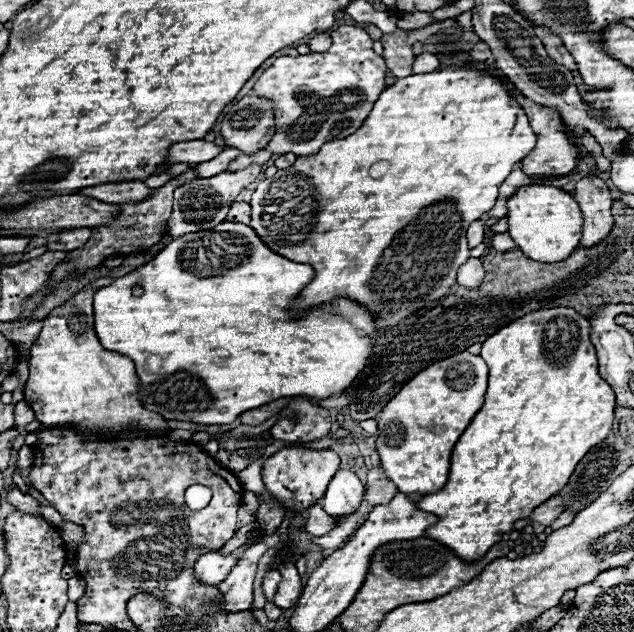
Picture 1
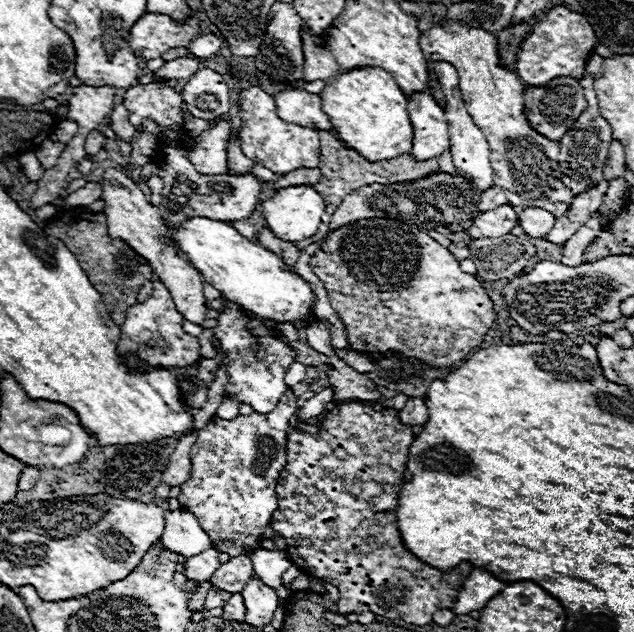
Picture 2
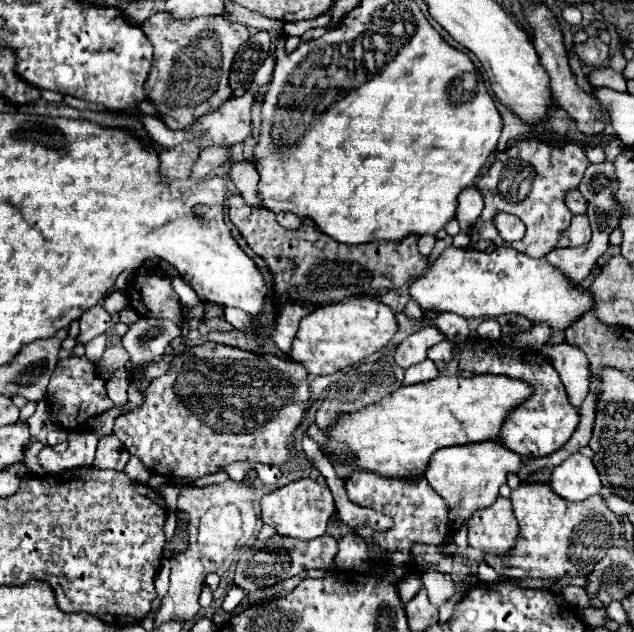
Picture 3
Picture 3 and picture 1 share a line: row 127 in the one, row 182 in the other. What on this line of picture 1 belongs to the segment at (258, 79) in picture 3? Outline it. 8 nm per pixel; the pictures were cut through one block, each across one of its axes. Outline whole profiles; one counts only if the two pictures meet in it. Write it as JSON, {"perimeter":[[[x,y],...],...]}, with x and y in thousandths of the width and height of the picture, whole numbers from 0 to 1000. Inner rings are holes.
{"perimeter":[[[397,263],[391,269],[375,269],[375,272],[350,272],[334,282],[319,282],[309,288],[300,288],[297,294],[284,294],[274,304],[274,335],[271,345],[265,348],[265,370],[281,377],[297,367],[315,367],[315,364],[334,364],[347,351],[356,348],[363,323],[372,316],[372,310],[401,288],[410,275],[407,263]]]}

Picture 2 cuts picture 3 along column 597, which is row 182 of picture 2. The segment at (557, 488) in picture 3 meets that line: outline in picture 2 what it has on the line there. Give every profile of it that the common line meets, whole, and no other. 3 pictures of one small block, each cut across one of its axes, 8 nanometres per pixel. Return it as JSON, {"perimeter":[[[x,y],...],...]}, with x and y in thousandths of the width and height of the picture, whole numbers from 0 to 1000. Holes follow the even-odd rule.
{"perimeter":[[[688,98],[685,101],[685,117],[697,136],[697,146],[703,149],[703,190],[710,199],[710,244],[713,256],[719,263],[719,272],[744,288],[744,294],[757,304],[767,304],[770,297],[779,294],[779,269],[773,263],[773,234],[770,225],[760,212],[760,206],[744,193],[744,184],[735,177],[729,146],[722,139],[722,114],[713,101],[707,98]]]}

